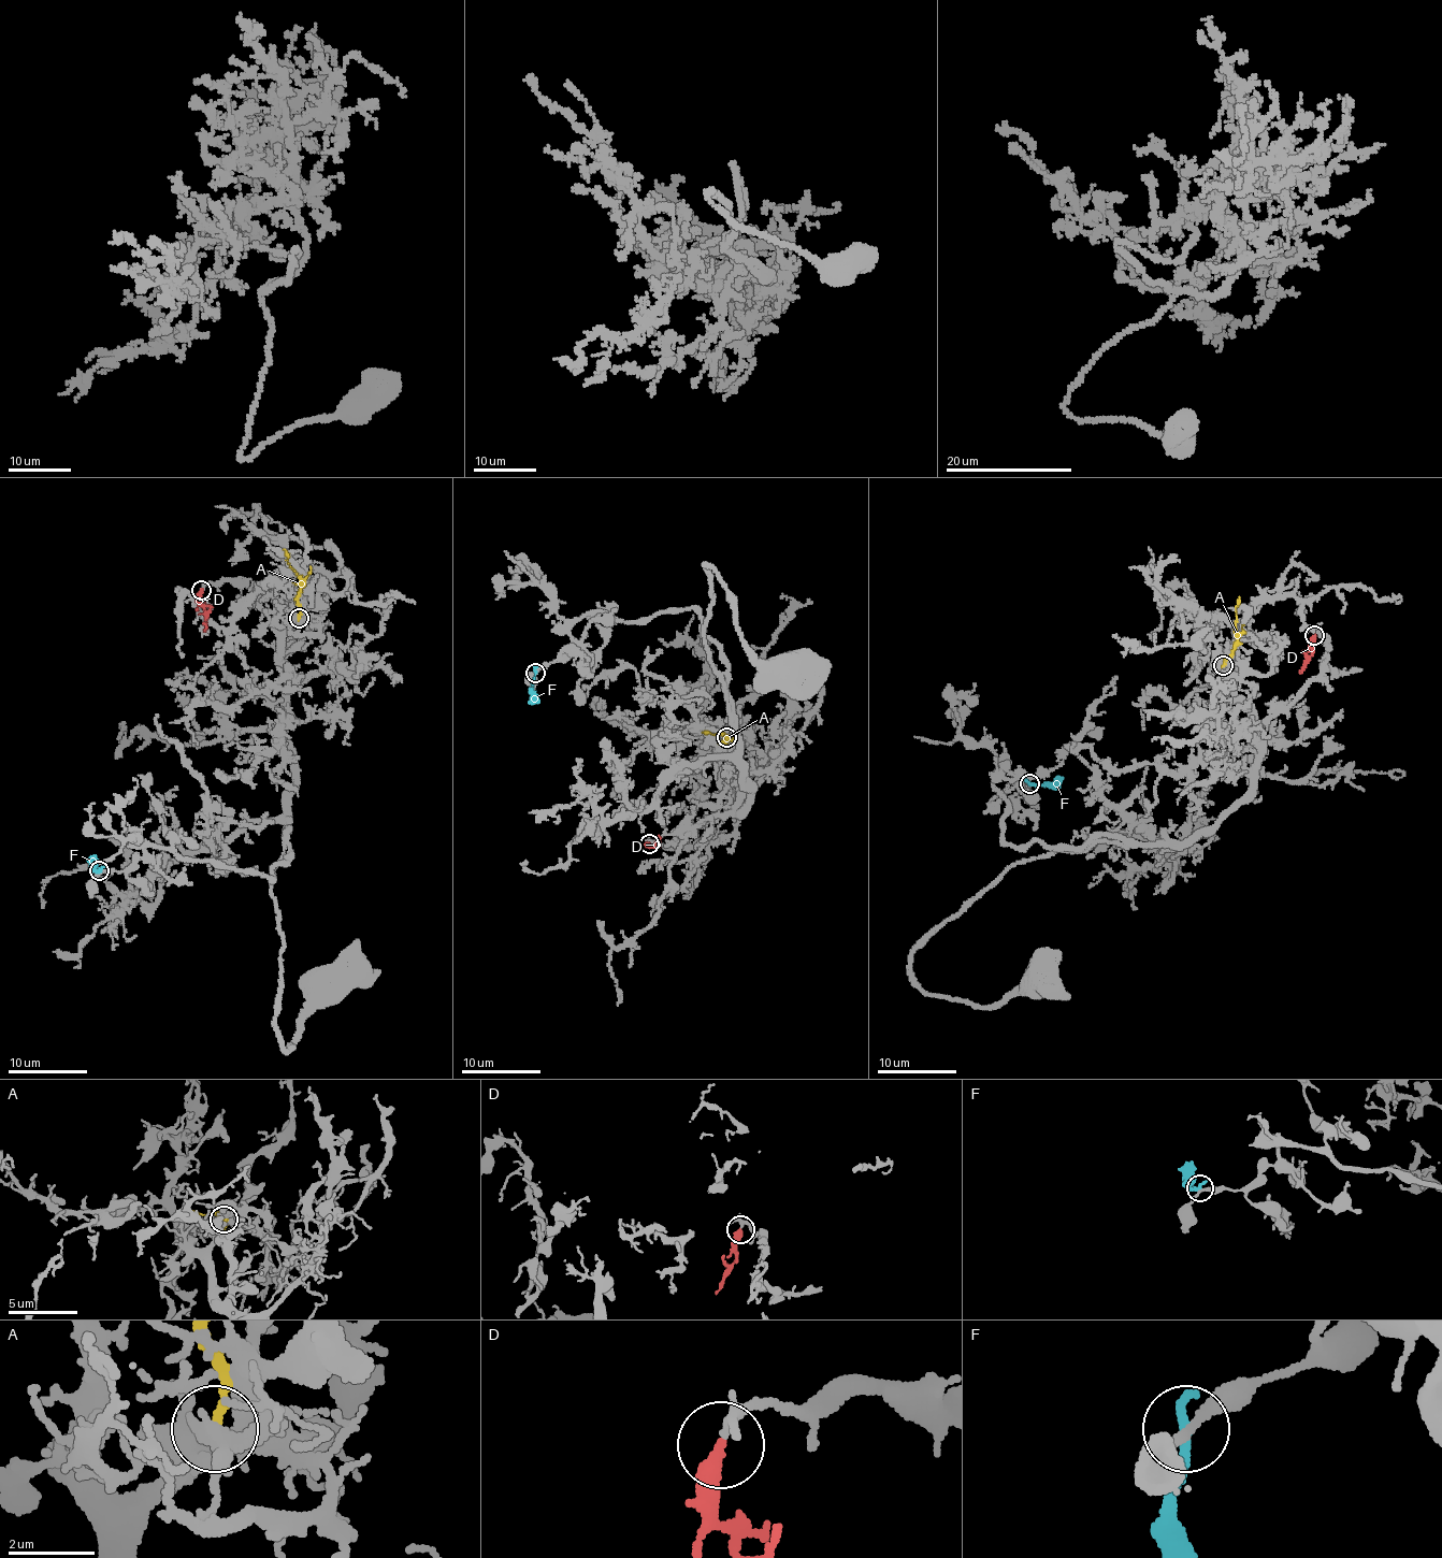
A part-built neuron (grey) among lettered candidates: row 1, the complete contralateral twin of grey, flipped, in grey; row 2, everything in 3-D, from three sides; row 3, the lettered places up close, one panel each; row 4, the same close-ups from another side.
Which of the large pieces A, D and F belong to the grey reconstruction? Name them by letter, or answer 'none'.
D

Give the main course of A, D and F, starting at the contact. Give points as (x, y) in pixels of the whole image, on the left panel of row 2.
A: (298, 618), (300, 576), (283, 549)
D: (200, 590), (203, 631)
F: (99, 870), (92, 866), (92, 855)

